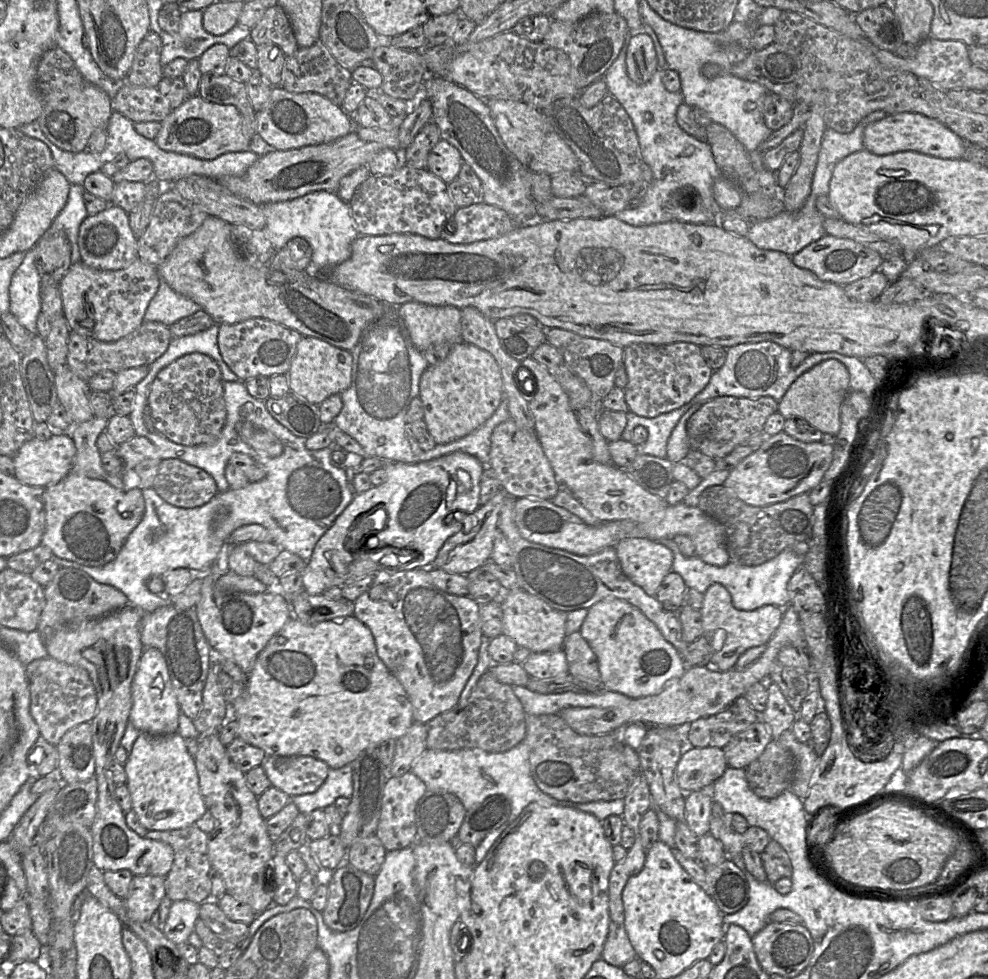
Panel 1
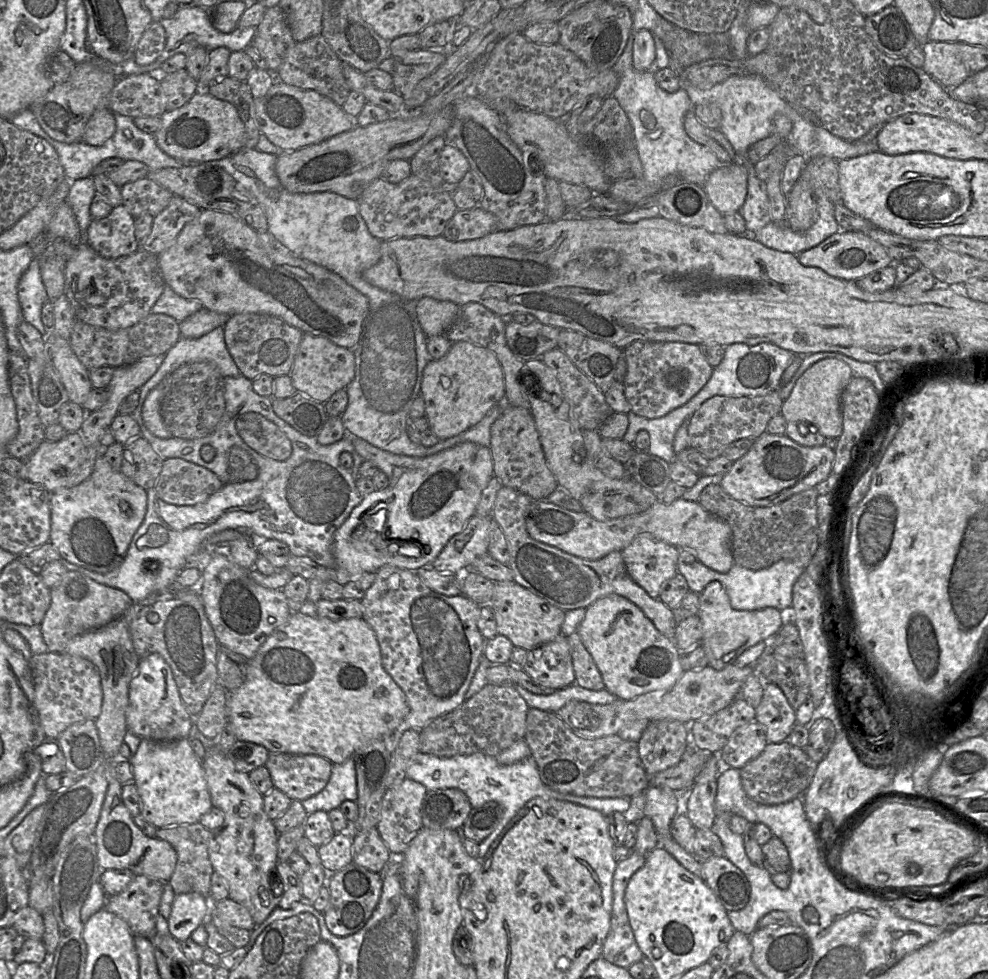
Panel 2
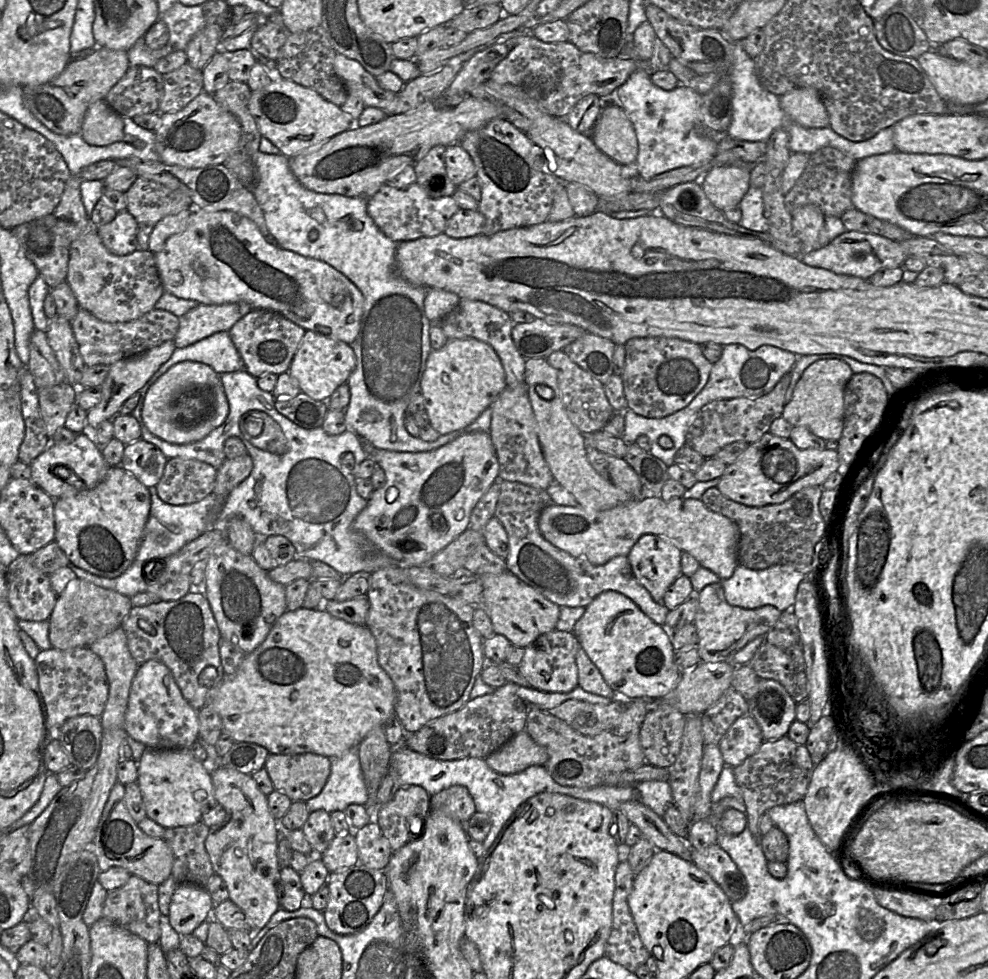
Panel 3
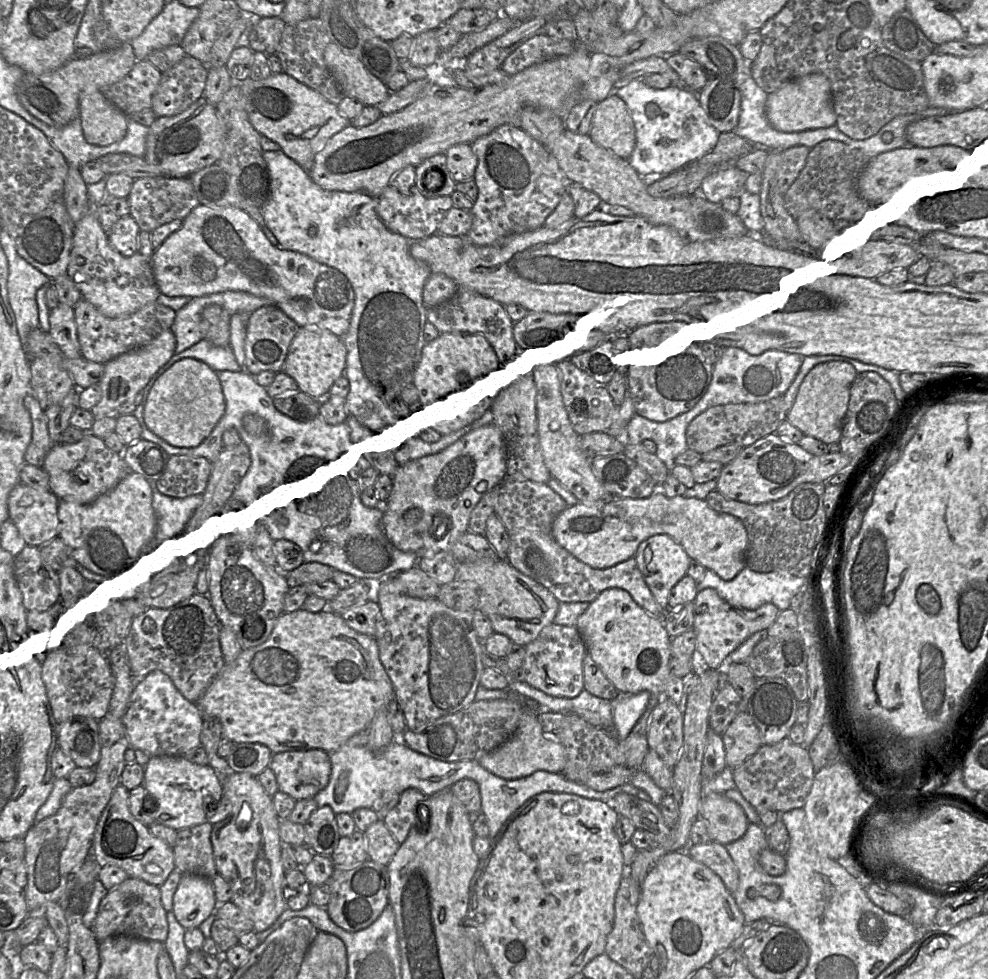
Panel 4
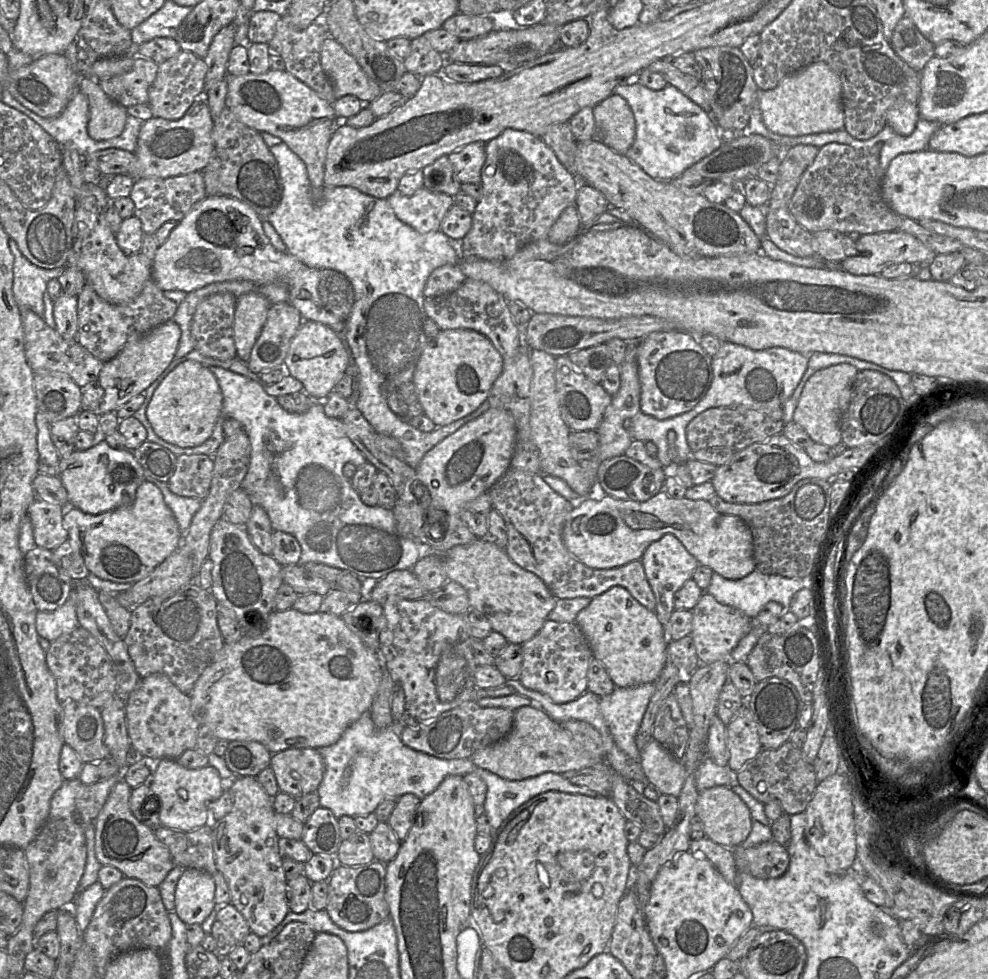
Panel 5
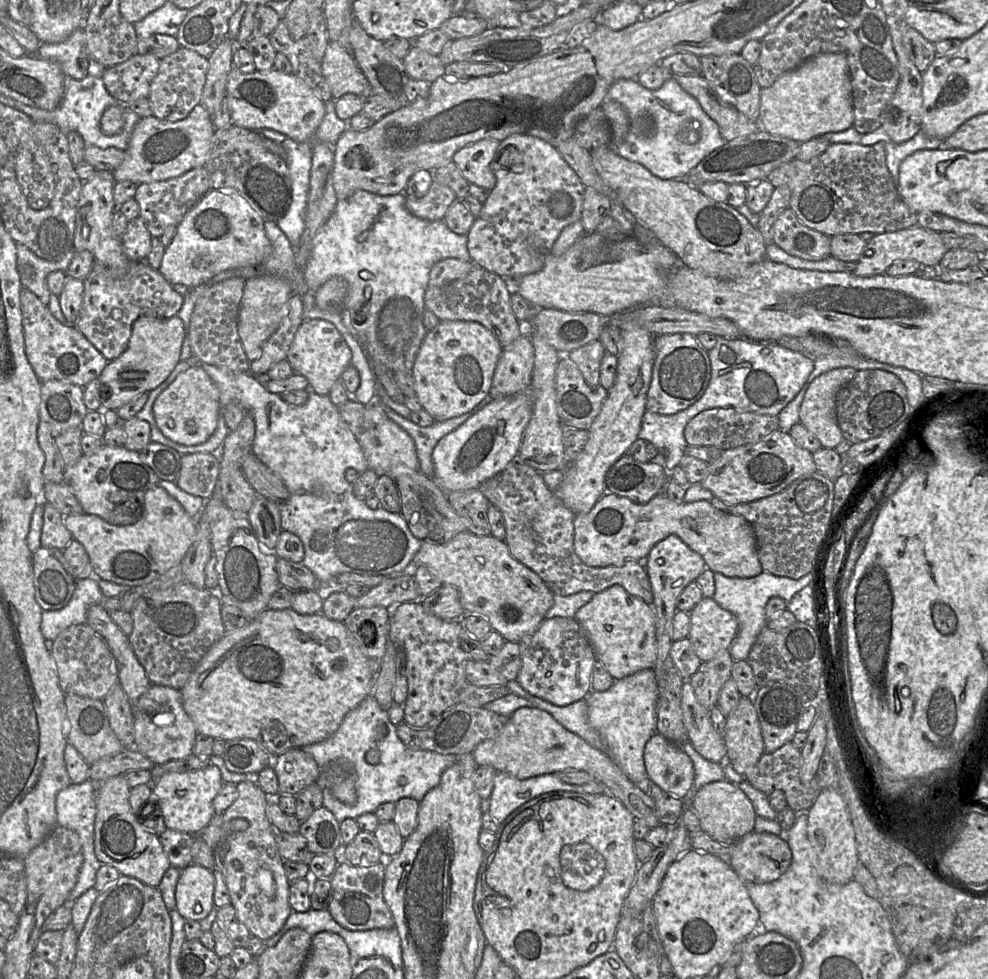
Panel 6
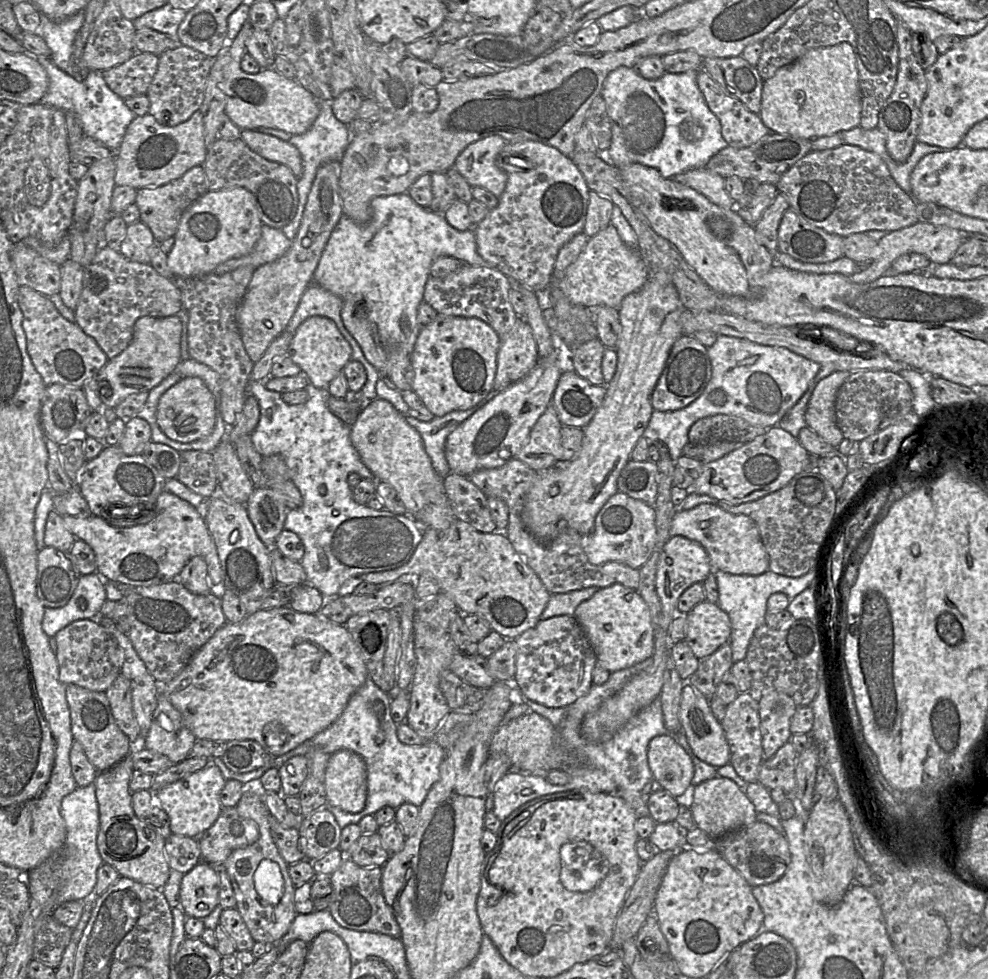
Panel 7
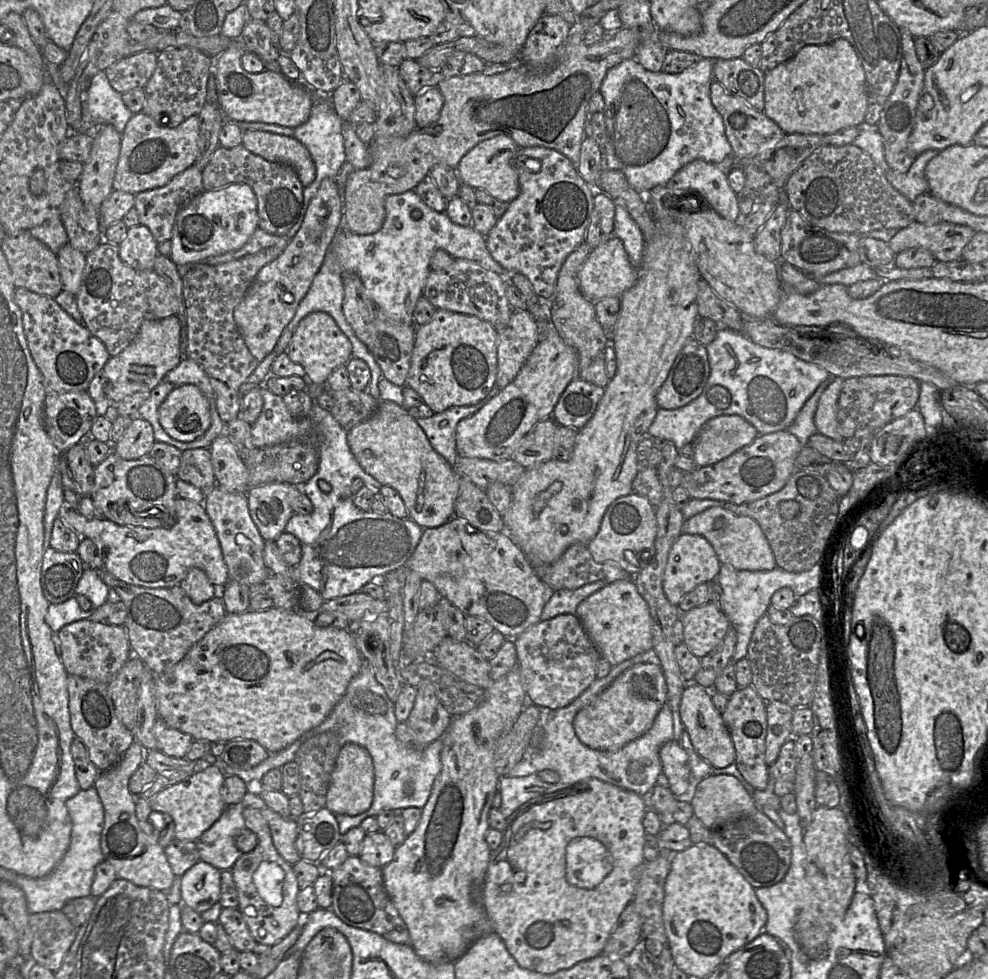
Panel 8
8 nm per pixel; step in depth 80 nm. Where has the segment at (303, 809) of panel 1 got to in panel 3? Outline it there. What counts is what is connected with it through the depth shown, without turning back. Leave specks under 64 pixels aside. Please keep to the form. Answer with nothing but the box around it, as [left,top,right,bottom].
[306,748,368,813]

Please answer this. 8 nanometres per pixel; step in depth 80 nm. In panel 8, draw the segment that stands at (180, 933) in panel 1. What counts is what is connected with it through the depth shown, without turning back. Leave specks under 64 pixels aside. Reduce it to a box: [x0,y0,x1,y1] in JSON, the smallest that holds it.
[181,860,221,913]

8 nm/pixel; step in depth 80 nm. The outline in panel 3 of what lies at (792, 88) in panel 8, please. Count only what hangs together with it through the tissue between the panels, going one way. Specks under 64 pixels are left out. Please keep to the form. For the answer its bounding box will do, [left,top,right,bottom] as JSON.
[779,87,829,128]

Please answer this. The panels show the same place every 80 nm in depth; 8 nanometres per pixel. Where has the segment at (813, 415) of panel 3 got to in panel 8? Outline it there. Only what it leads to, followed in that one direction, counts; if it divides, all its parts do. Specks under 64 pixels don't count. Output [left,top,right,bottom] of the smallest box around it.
[814,377,844,442]

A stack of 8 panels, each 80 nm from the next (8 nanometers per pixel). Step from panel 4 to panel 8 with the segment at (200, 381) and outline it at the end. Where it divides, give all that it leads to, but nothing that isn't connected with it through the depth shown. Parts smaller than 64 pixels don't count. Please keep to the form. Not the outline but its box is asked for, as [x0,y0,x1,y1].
[158,384,210,442]

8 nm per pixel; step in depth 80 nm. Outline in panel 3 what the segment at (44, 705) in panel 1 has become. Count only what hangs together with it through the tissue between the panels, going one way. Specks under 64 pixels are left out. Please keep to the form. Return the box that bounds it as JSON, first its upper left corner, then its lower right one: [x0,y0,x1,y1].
[34,646,109,728]

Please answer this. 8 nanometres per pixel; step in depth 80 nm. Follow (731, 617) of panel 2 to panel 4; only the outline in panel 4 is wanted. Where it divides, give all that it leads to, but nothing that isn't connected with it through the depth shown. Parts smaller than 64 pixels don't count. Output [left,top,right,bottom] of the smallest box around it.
[693,588,780,669]

